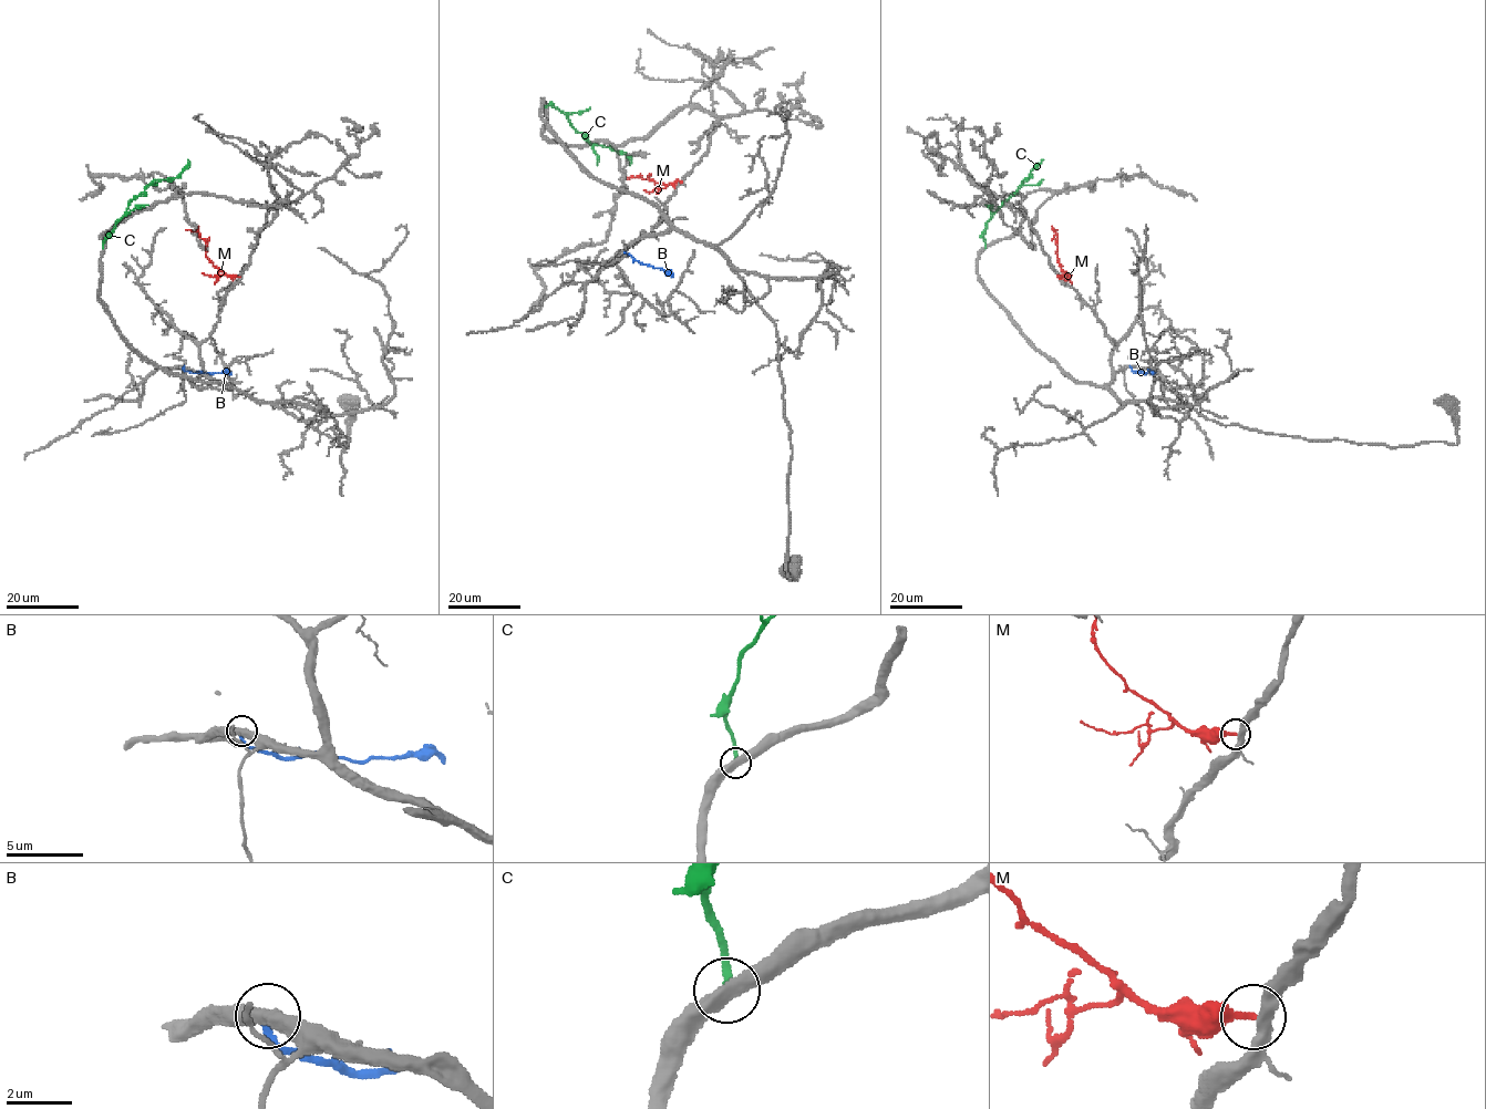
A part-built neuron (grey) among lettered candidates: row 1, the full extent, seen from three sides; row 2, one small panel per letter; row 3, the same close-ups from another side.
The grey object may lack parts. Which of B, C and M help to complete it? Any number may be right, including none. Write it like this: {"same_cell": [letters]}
{"same_cell": []}

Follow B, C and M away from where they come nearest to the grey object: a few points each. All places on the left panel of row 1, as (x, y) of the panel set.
B: (184, 366), (194, 372), (231, 373)
C: (102, 247), (103, 240), (129, 203), (154, 180), (176, 178), (188, 159)
M: (238, 277), (226, 276), (218, 269), (206, 256), (205, 241), (198, 232), (186, 229)

